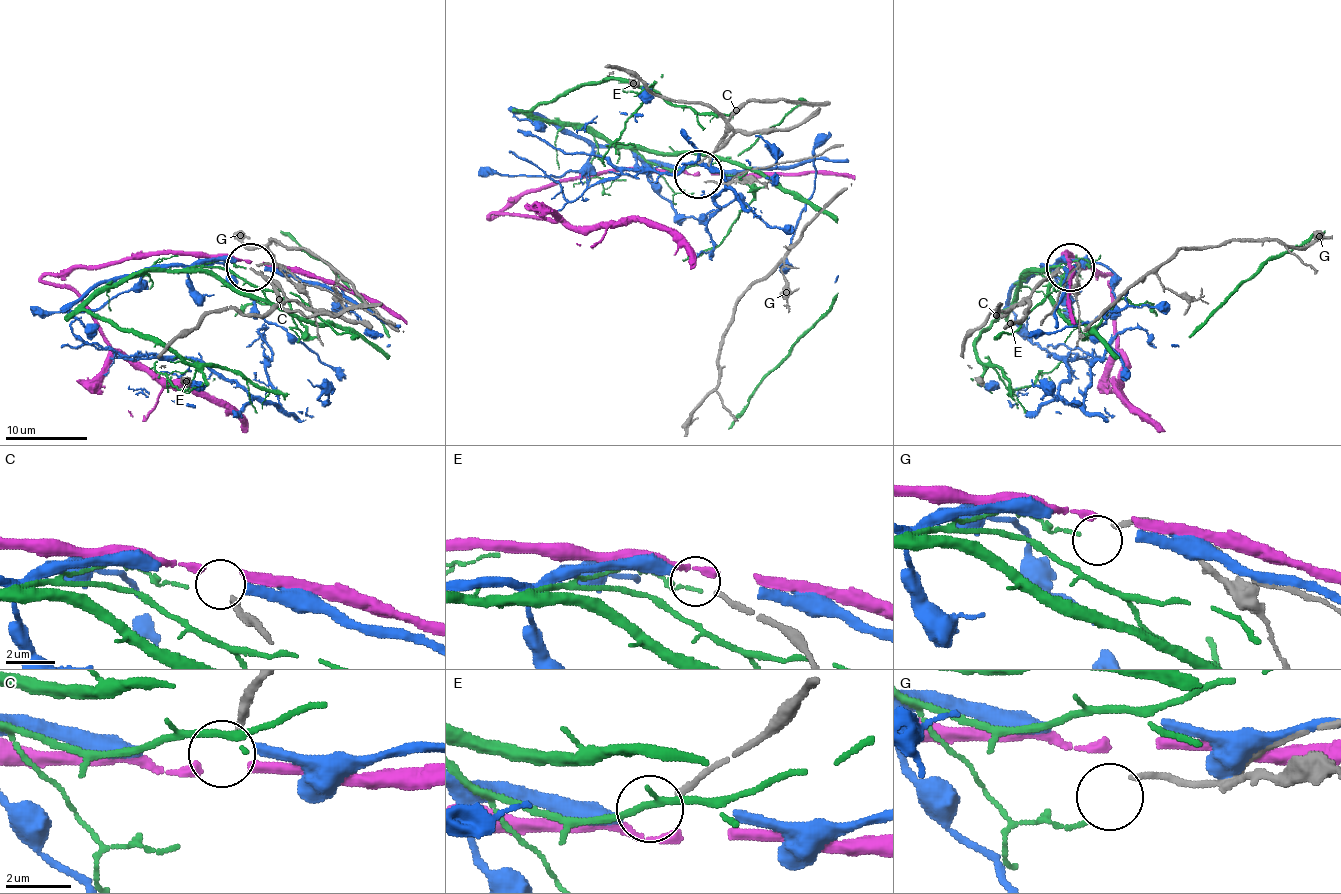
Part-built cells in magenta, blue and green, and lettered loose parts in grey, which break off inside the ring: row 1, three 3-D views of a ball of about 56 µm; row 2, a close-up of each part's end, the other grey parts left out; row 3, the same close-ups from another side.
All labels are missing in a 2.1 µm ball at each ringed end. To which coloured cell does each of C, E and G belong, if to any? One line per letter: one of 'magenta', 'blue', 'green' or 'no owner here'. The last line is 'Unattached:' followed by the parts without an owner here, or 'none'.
C: no owner here
E: no owner here
G: no owner here
Unattached: C, E, G

